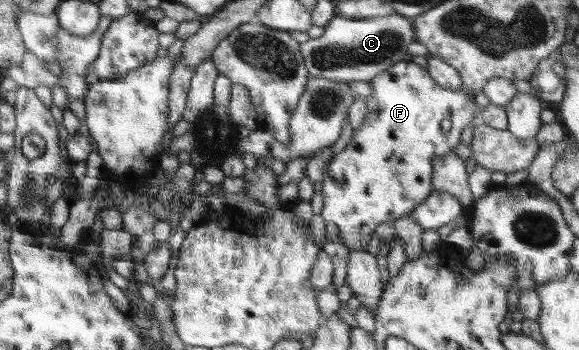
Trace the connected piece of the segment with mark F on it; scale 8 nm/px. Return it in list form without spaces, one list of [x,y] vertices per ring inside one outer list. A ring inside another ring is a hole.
[[[401,60],[390,66],[387,70],[377,75],[375,79],[371,80],[372,93],[365,98],[365,102],[368,108],[367,116],[363,121],[363,124],[359,128],[353,128],[352,139],[345,145],[345,148],[333,156],[328,166],[328,171],[325,172],[322,178],[322,195],[324,198],[324,205],[322,208],[322,217],[325,221],[334,222],[340,230],[340,240],[344,246],[349,250],[365,251],[368,248],[368,242],[370,236],[373,234],[378,224],[382,222],[389,222],[397,220],[402,214],[411,213],[412,210],[420,203],[423,202],[433,191],[431,184],[432,160],[435,157],[443,156],[445,153],[454,150],[460,142],[461,132],[465,126],[470,124],[476,125],[479,122],[478,108],[474,102],[470,99],[469,94],[465,89],[460,91],[454,91],[451,89],[443,88],[439,86],[431,76],[429,76],[427,69],[412,60],[404,61]]]

